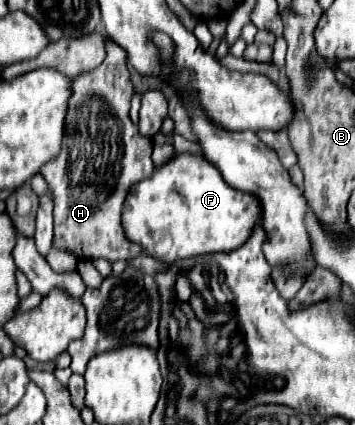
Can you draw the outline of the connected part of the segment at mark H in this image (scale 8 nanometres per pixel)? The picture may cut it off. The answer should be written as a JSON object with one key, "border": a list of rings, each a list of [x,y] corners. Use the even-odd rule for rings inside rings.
{"border":[[[109,41],[107,49],[109,53],[101,67],[73,79],[69,121],[65,121],[65,143],[61,143],[61,153],[49,161],[41,173],[53,189],[53,247],[69,249],[79,259],[103,257],[107,261],[117,261],[143,255],[141,245],[125,237],[121,209],[129,187],[153,175],[155,165],[151,161],[153,141],[143,137],[129,117],[133,83],[127,69],[127,53],[113,41]],[[119,151],[123,151],[121,161]]]}

